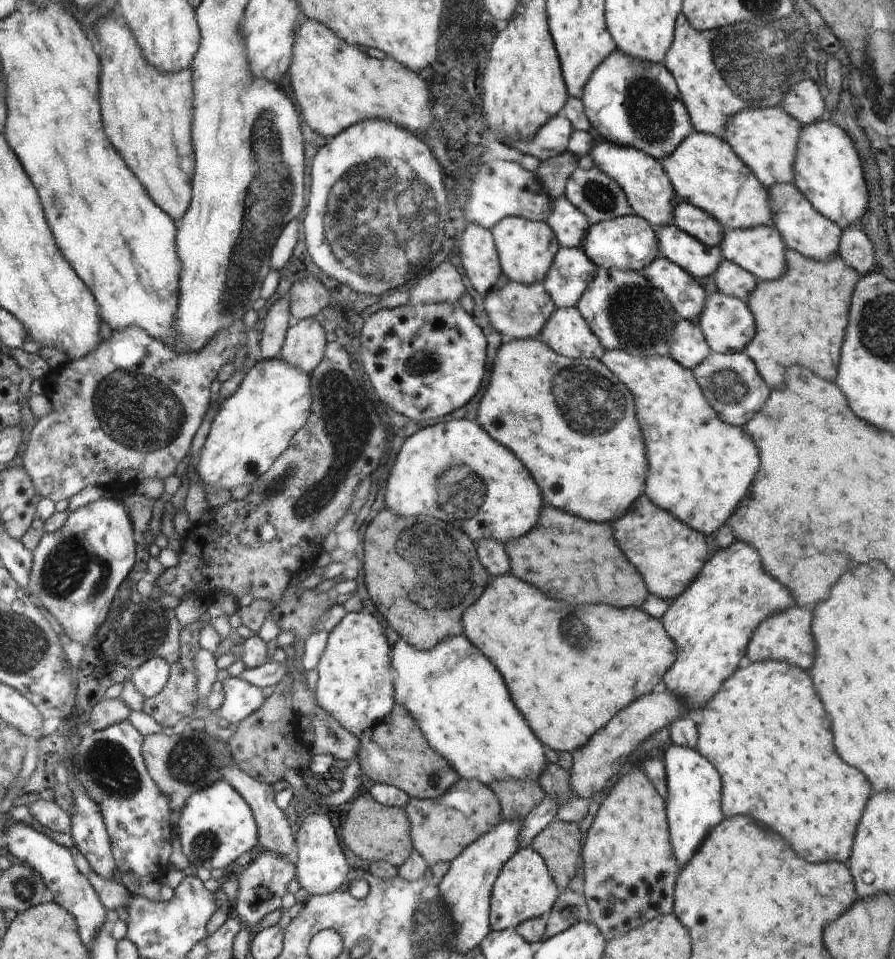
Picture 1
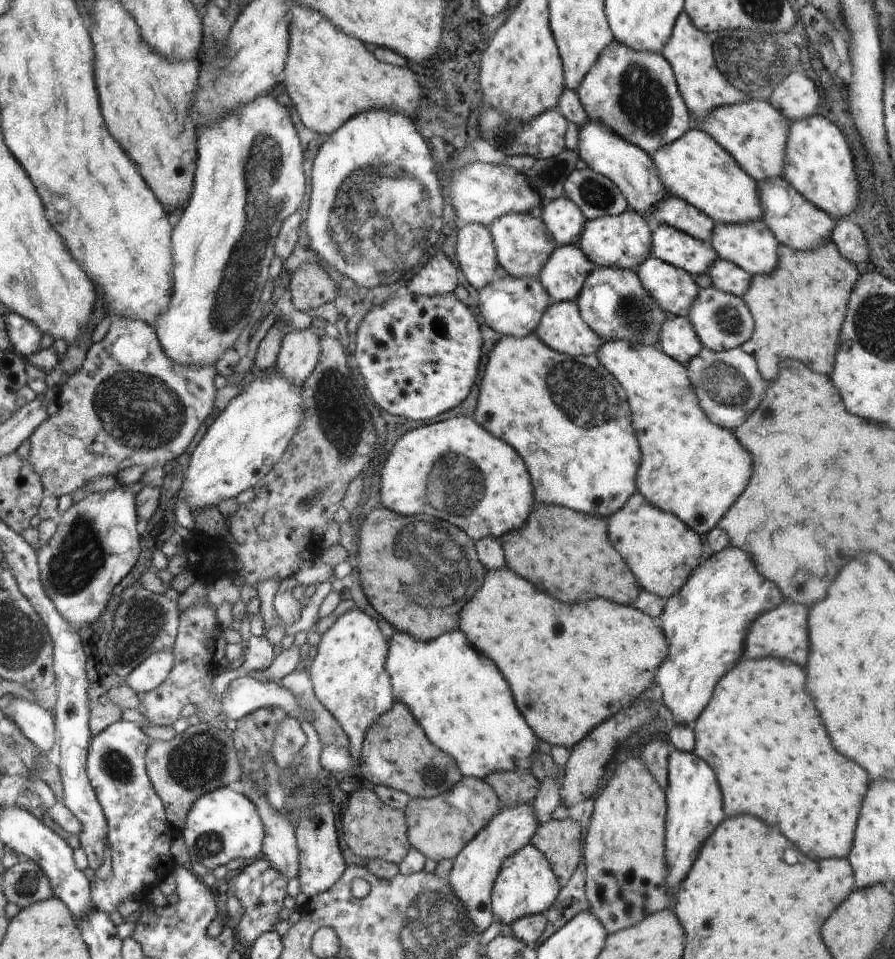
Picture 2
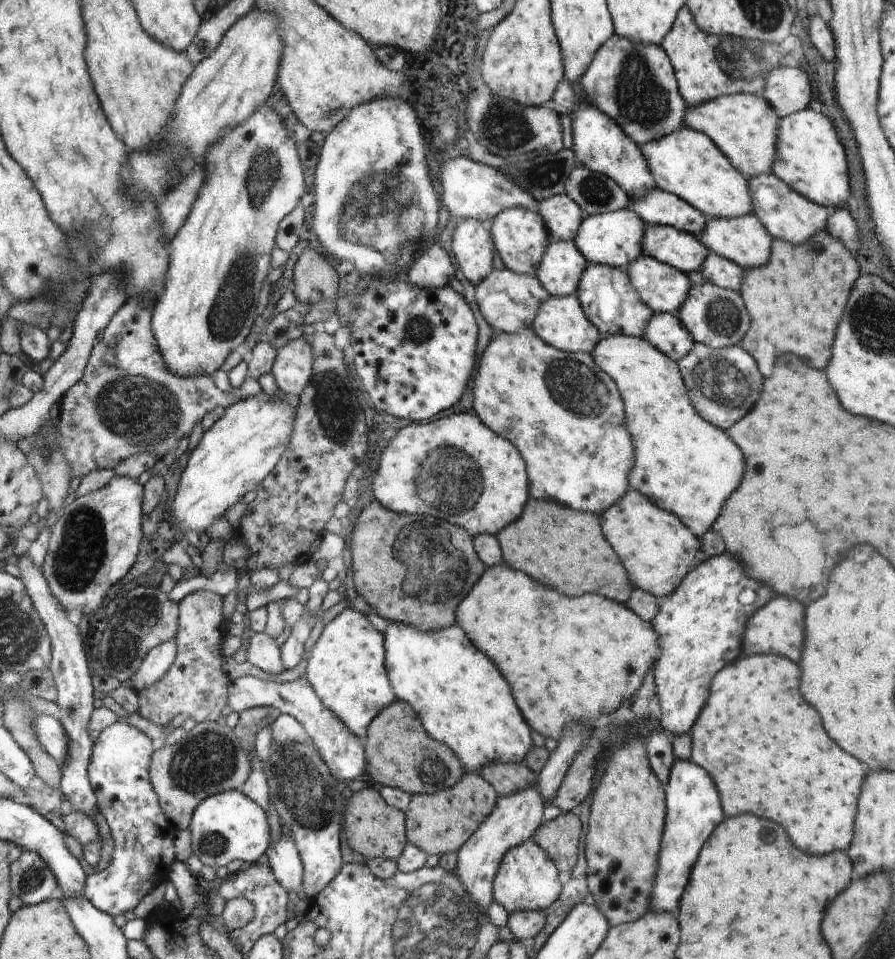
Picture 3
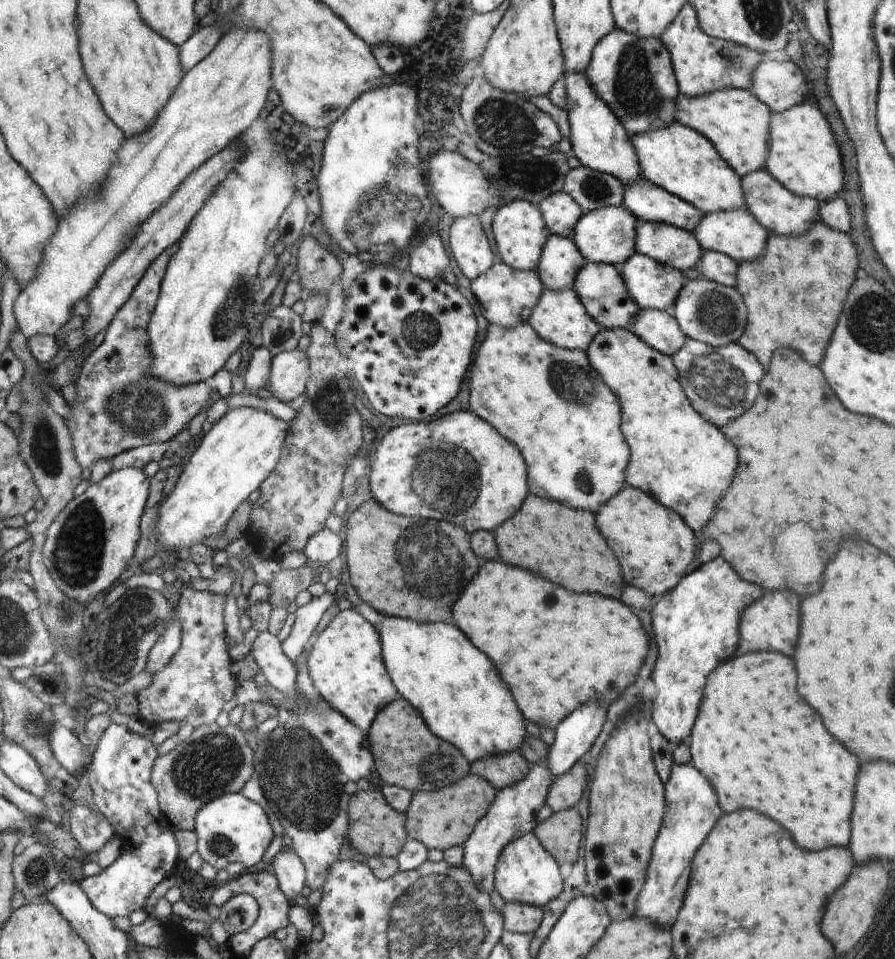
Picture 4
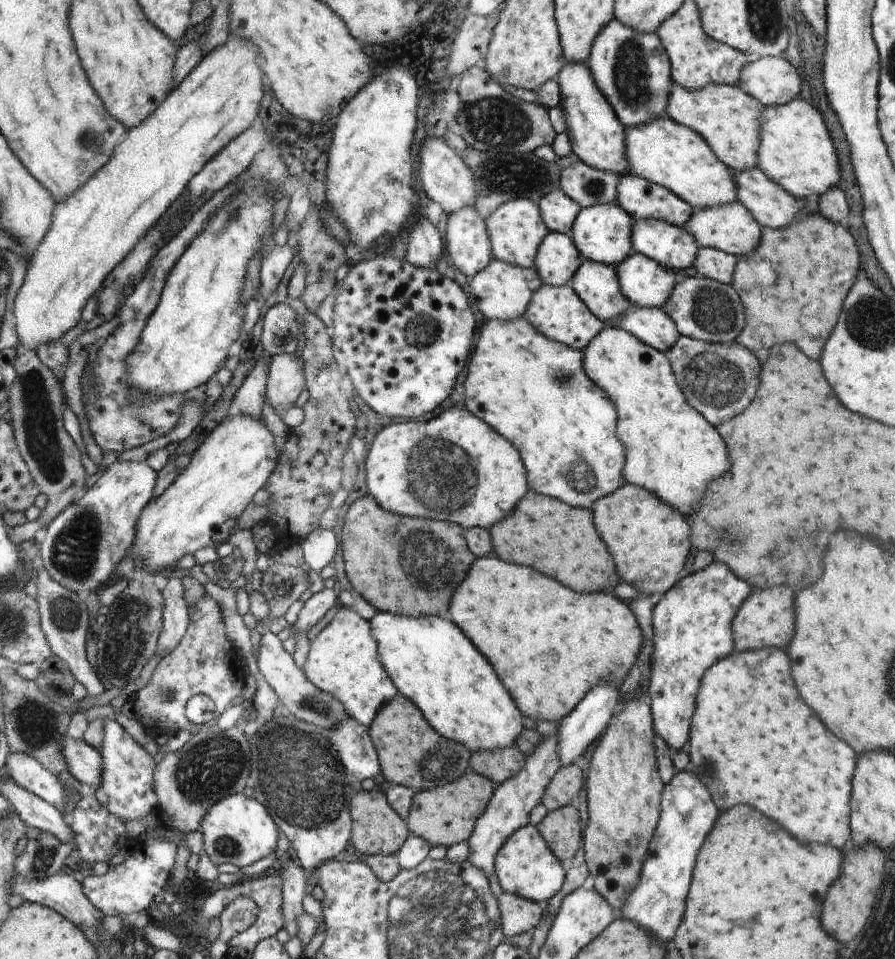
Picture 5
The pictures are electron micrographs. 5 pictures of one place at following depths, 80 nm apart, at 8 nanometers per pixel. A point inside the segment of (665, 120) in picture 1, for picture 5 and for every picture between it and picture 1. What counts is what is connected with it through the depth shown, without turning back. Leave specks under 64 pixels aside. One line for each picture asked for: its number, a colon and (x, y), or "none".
2: (635, 94)
3: (635, 84)
4: (635, 77)
5: (633, 70)

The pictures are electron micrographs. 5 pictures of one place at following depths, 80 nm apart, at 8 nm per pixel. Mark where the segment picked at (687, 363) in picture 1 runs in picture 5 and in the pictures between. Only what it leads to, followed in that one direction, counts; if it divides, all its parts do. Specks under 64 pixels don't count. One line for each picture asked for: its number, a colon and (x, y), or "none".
2: (679, 338)
3: (665, 331)
4: (660, 329)
5: (653, 326)

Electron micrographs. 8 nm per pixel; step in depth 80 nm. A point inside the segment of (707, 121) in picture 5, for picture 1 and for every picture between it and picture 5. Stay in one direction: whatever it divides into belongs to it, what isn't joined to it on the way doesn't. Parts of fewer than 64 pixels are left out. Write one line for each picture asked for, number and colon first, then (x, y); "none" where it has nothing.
1: (767, 139)
2: (756, 133)
3: (745, 127)
4: (737, 122)

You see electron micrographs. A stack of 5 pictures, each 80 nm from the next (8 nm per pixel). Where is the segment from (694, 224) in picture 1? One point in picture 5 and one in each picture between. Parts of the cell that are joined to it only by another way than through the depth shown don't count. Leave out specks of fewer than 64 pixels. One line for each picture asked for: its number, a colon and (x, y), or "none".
2: (673, 211)
3: (658, 207)
4: (651, 203)
5: (643, 199)

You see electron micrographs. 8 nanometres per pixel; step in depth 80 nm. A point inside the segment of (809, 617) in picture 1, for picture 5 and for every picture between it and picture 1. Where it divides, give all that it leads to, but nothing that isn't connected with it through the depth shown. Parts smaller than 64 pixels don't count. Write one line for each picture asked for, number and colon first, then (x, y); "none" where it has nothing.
2: (784, 631)
3: (779, 627)
4: (773, 623)
5: (767, 618)

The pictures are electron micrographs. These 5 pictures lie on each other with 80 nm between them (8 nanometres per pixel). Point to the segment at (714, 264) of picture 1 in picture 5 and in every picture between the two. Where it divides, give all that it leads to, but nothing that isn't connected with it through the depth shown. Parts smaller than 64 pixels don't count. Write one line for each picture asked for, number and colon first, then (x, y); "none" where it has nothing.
2: (672, 245)
3: (681, 249)
4: (667, 244)
5: (674, 246)

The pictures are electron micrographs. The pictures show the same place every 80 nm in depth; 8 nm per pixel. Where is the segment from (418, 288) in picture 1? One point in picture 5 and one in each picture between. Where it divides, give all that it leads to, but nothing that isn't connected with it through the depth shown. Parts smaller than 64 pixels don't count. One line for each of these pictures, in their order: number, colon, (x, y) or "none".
2: (438, 277)
3: (433, 269)
4: (429, 261)
5: (425, 247)

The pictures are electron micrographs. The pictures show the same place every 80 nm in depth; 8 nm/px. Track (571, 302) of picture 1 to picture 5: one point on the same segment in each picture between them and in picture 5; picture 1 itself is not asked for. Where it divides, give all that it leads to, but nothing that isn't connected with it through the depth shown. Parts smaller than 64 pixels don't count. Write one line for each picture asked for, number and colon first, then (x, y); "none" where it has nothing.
2: (564, 274)
3: (562, 266)
4: (561, 261)
5: (558, 259)

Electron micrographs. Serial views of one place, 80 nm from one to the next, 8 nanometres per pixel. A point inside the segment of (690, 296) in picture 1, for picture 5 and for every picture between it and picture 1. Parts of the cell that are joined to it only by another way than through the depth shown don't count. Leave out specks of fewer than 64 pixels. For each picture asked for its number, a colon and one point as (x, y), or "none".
2: (670, 285)
3: (663, 288)
4: (653, 285)
5: (646, 283)

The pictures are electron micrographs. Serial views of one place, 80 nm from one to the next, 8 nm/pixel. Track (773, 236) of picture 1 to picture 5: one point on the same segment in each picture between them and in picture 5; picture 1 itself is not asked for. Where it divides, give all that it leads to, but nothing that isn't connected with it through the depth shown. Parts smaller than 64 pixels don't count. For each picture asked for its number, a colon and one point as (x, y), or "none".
2: (752, 245)
3: (745, 240)
4: (738, 234)
5: (731, 228)

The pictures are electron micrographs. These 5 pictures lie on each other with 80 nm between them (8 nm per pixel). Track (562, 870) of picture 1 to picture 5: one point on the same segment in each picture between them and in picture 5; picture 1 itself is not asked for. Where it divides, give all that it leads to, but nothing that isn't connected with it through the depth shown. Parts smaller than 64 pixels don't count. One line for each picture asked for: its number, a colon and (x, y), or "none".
2: (559, 840)
3: (559, 839)
4: (560, 835)
5: (561, 830)

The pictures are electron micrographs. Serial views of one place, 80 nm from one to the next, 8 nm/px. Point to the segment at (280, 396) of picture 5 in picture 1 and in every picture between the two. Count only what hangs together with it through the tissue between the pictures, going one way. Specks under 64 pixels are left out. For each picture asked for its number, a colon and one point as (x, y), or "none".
1: (305, 342)
2: (300, 352)
3: (293, 367)
4: (290, 371)

